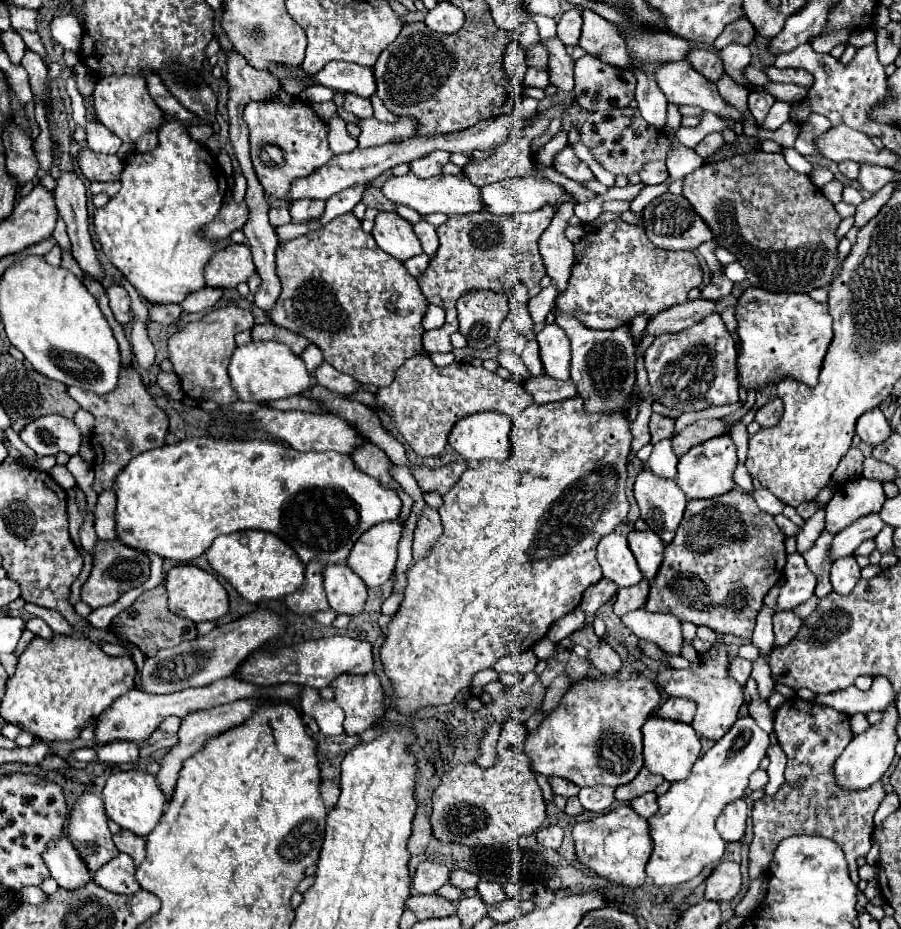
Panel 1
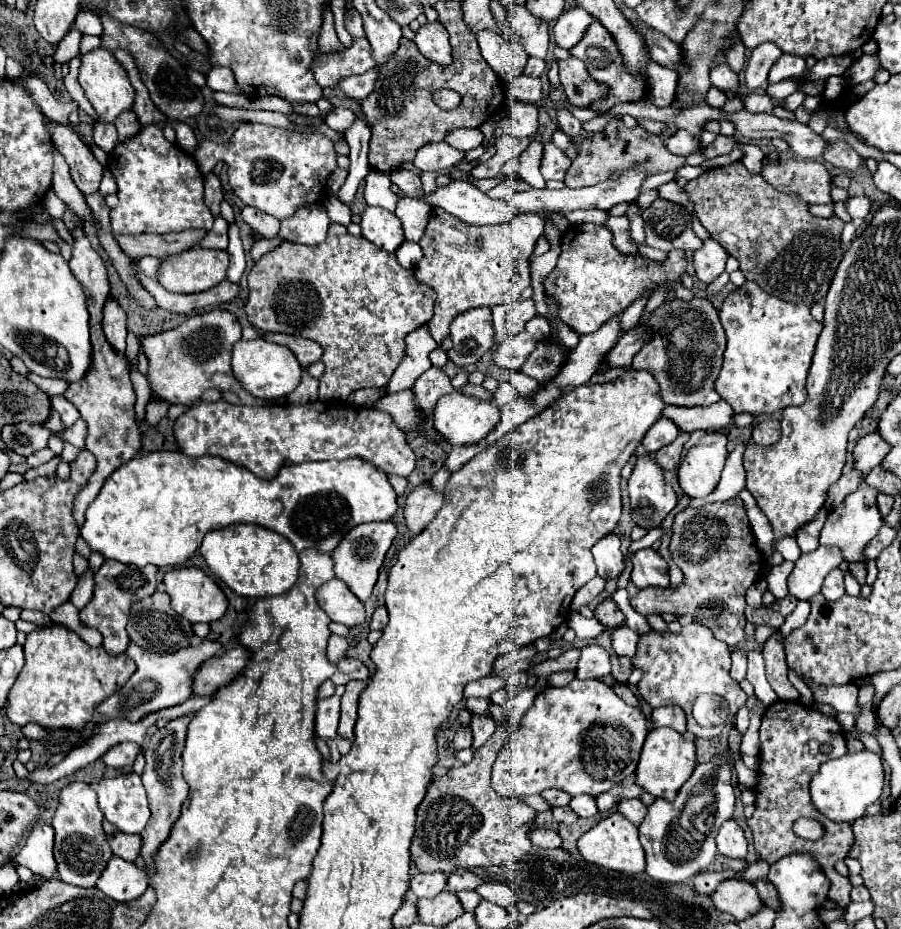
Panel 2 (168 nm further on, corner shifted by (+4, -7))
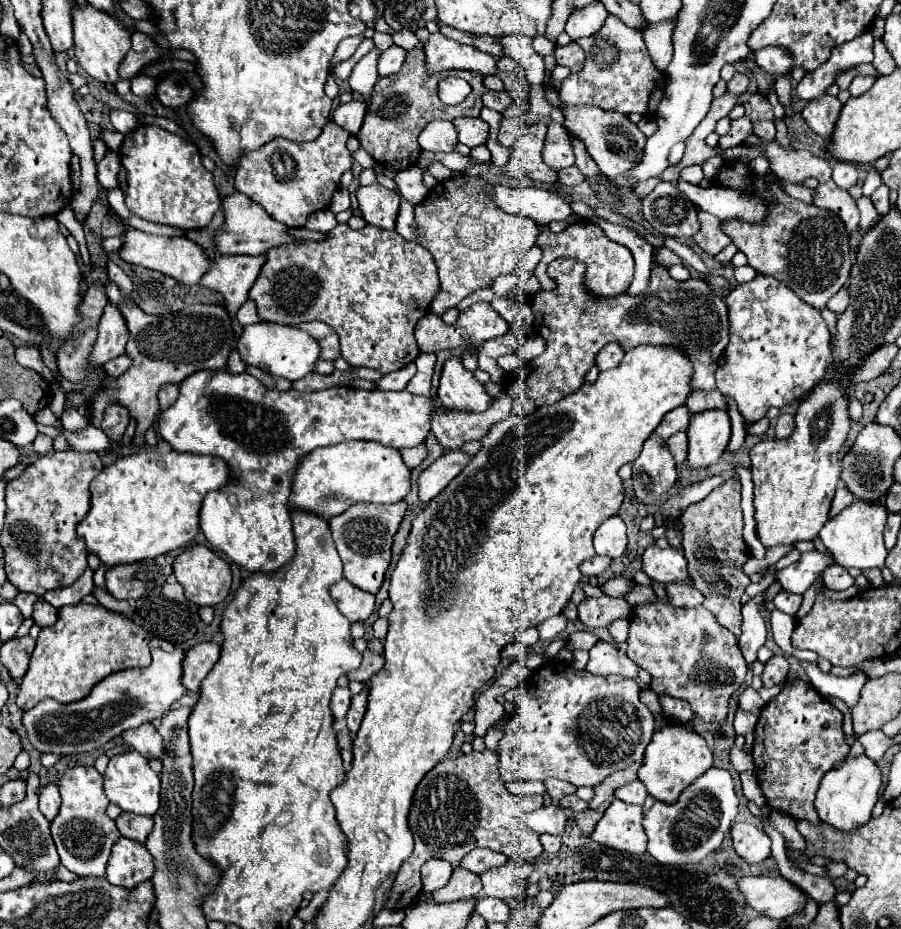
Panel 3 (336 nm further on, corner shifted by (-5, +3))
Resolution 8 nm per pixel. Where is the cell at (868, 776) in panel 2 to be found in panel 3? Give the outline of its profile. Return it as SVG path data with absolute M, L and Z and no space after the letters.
M866 755L846 759L846 763L842 767L828 771L820 781L820 789L816 793L816 811L818 811L820 821L824 821L844 833L850 833L852 829L866 825L870 821L870 813L878 801L880 783L882 783L880 767L872 759L868 759Z

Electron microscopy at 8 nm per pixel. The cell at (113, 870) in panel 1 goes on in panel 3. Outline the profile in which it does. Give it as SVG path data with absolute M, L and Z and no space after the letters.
M120 837L110 853L106 879L112 885L134 889L138 883L148 881L152 873L154 873L154 865L148 849L138 841Z

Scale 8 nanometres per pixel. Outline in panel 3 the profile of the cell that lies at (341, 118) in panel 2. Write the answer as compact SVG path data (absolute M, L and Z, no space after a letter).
M350 101L350 103L340 103L334 113L332 119L336 125L344 127L346 131L350 131L350 135L356 135L362 127L366 115L366 103L362 101Z

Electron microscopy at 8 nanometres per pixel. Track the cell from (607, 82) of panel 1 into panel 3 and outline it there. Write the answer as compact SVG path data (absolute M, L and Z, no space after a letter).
M574 41L570 45L566 45L566 47L556 47L554 57L556 57L558 65L568 67L570 71L580 71L582 65L584 65L584 51Z

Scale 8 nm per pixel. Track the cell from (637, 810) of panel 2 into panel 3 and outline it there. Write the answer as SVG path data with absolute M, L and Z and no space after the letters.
M632 781L632 783L622 785L620 789L616 789L614 797L616 797L616 799L622 799L622 801L626 801L626 803L642 805L644 799L648 797L648 793L646 793L646 789L644 789L644 785L642 785L640 781Z

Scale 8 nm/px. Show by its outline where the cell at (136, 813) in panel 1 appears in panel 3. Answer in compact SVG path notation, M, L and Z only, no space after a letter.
M126 751L122 755L114 755L108 761L104 773L104 791L112 803L122 807L122 811L136 815L154 815L160 805L160 777L148 765L148 759L136 751Z

